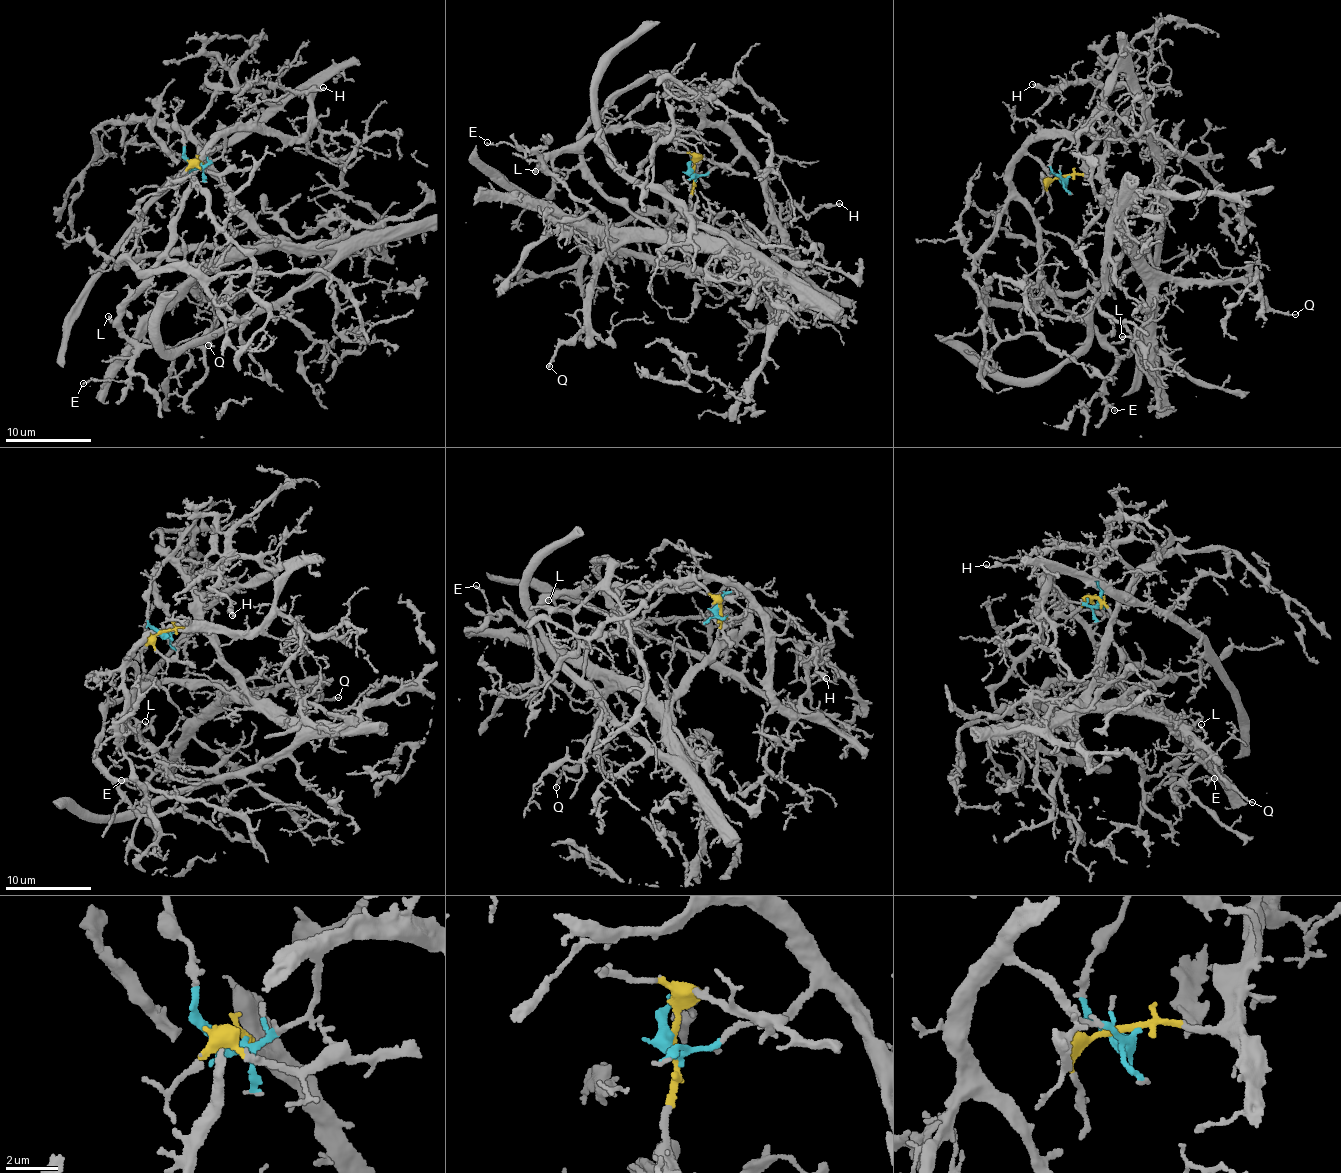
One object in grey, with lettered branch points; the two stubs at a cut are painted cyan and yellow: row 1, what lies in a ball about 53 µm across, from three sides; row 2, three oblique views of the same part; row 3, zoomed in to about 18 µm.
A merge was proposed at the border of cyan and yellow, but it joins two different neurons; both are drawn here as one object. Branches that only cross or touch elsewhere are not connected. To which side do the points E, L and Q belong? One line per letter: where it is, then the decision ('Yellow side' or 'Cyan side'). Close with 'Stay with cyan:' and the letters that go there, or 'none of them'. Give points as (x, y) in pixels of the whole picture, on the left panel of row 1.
E: Place: (83, 383). Cyan side
L: Place: (108, 316). Cyan side
Q: Place: (208, 345). Yellow side
Stay with cyan: E, L

